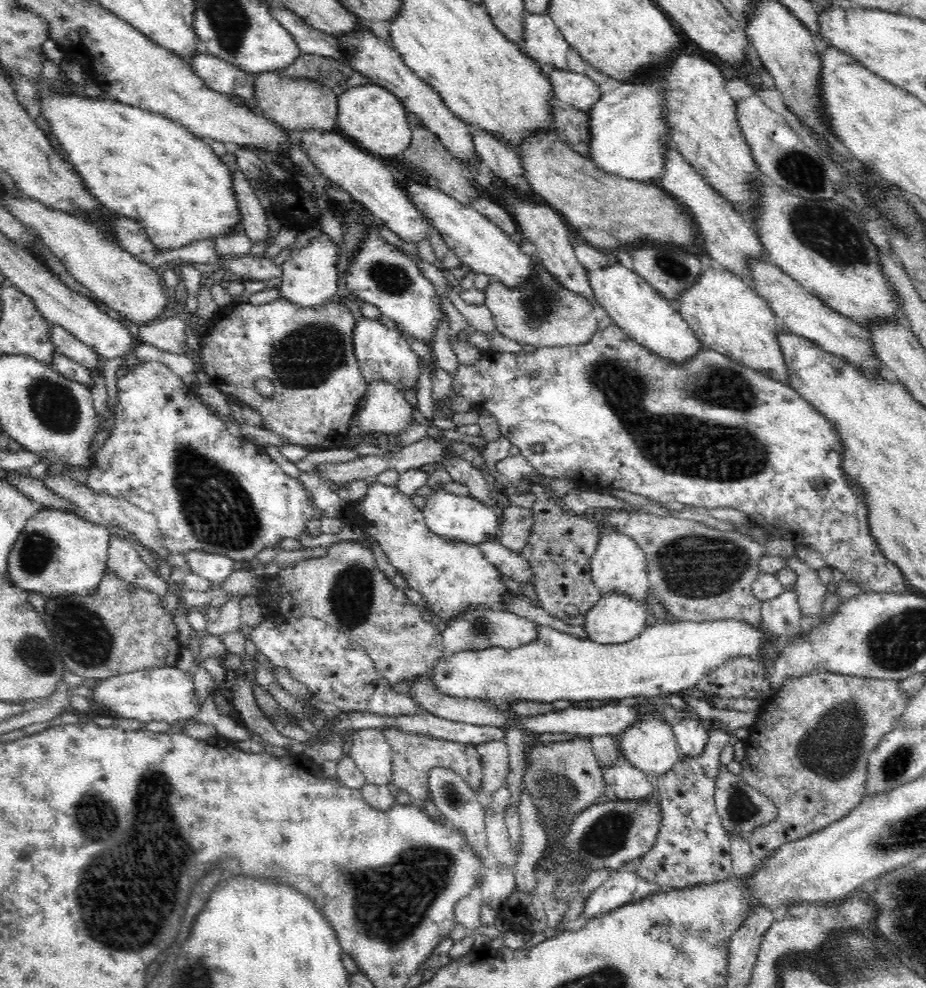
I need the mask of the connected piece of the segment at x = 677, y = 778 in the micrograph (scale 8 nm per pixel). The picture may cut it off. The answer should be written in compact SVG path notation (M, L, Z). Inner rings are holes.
M708 723L708 740L702 754L683 756L658 778L662 823L654 846L639 860L638 876L670 889L683 889L732 877L731 842L716 811L715 786L722 748L731 732L720 723Z

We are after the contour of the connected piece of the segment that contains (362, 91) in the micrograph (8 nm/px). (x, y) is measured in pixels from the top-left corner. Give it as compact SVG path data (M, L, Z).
M373 83L354 86L338 95L336 132L368 153L392 158L401 155L412 142L407 114L403 103L386 88Z

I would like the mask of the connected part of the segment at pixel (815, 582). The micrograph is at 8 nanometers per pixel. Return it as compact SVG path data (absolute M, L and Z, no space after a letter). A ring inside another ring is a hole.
M798 557L788 558L786 565L797 575L795 591L805 628L819 624L827 585L820 580L817 570L812 570Z

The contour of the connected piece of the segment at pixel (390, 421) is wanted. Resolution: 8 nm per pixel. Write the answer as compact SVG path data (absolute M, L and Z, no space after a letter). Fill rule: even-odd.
M384 379L372 381L367 385L363 398L365 399L365 404L358 416L358 424L353 425L352 428L348 430L348 434L346 434L347 438L355 437L361 434L360 430L363 430L365 434L390 440L401 433L411 420L413 420L413 407L404 399L404 393L392 383L384 381Z

